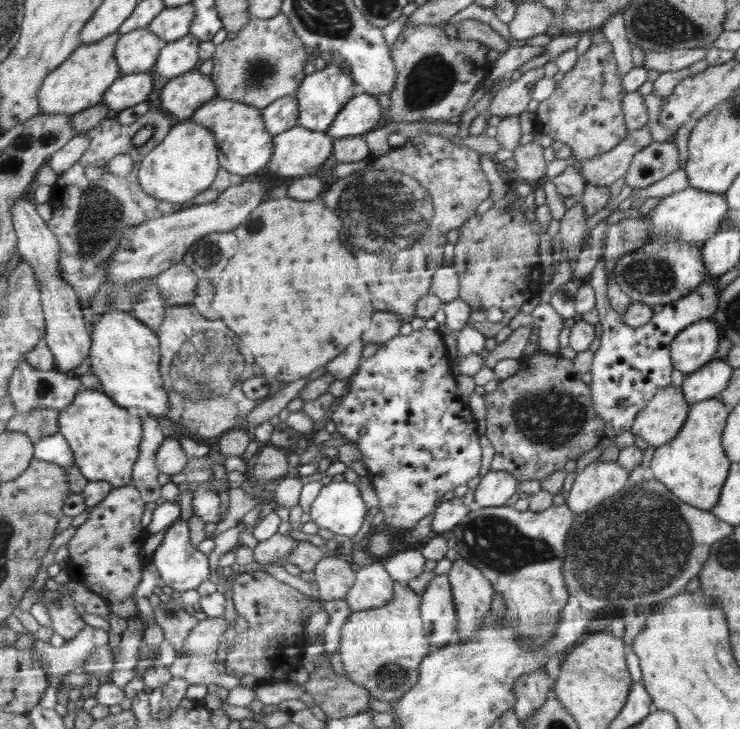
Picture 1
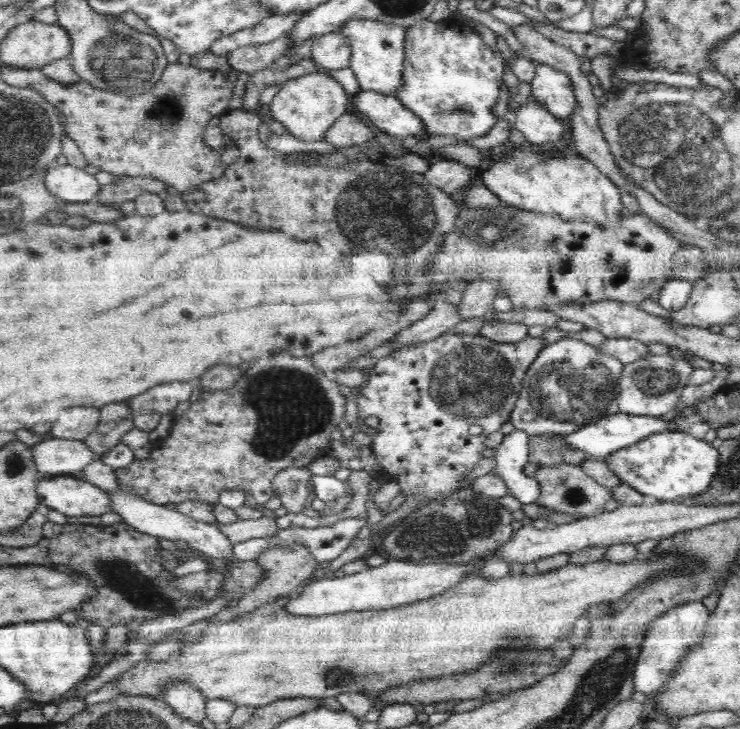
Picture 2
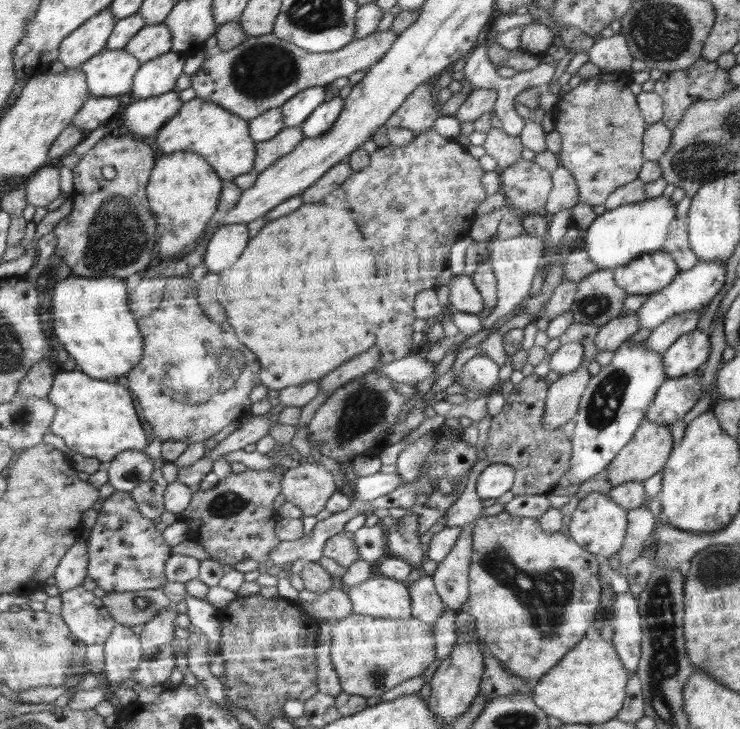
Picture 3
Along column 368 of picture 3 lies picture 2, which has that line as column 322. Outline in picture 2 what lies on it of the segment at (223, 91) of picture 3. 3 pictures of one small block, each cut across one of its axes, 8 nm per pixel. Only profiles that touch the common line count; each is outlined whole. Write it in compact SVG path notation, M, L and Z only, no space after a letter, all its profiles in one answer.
M338 30L323 34L313 40L310 58L324 70L348 68L351 62L350 43L338 34Z

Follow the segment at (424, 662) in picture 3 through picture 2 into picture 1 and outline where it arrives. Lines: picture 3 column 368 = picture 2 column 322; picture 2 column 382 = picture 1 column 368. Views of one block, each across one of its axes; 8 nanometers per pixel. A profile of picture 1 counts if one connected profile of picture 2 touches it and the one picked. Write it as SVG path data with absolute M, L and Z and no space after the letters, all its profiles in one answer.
M395 584L395 598L391 603L382 608L374 608L368 611L351 612L341 628L341 639L338 652L346 670L346 676L356 684L367 688L372 696L386 702L396 701L405 694L419 680L419 667L433 647L426 639L426 630L423 628L422 596L416 594L406 584Z

